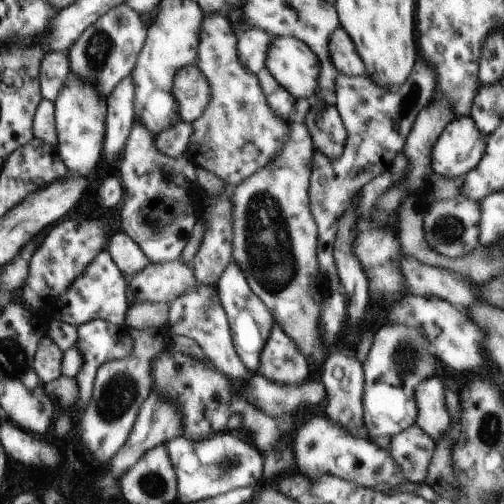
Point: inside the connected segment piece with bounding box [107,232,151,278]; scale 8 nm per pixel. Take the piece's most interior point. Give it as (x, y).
(129, 257)

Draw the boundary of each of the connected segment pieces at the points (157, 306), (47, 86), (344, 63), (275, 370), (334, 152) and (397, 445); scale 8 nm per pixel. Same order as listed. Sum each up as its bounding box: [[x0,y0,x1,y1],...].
[[126,301,169,329],[39,51,69,102],[328,28,366,76],[256,324,312,384],[306,100,347,160],[389,424,436,483]]

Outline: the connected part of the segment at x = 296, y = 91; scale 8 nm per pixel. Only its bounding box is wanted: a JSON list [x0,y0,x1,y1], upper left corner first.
[266,35,321,99]

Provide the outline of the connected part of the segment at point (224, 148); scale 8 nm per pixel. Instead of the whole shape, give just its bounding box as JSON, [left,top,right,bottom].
[191,12,291,187]

